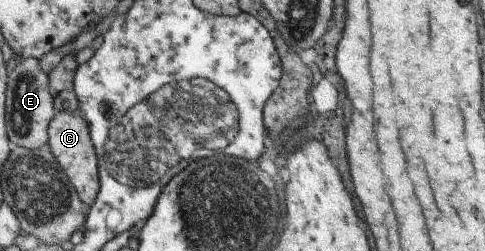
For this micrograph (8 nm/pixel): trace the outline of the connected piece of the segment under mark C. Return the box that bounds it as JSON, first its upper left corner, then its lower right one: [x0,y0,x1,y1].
[48,111,100,205]

